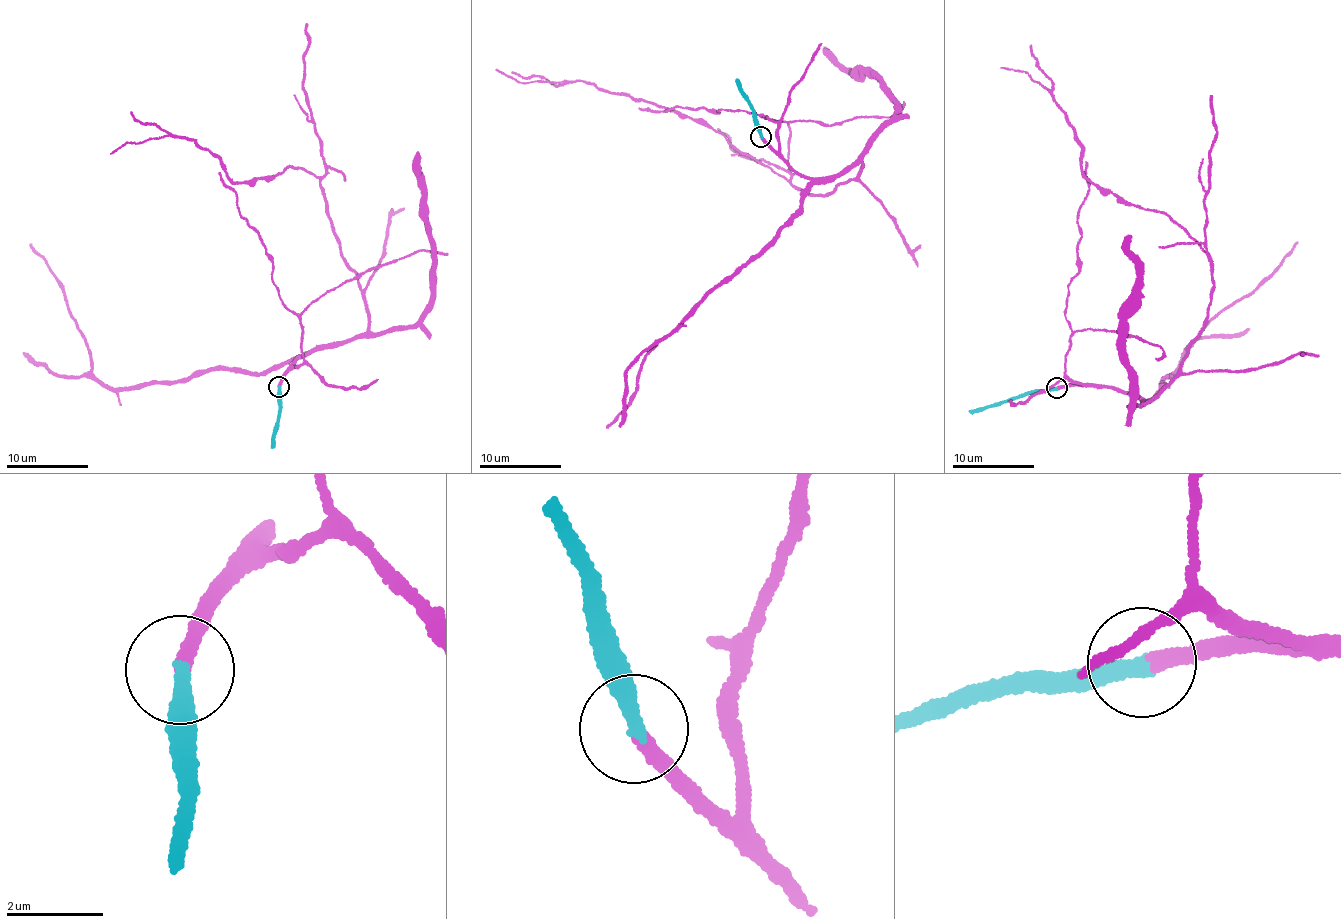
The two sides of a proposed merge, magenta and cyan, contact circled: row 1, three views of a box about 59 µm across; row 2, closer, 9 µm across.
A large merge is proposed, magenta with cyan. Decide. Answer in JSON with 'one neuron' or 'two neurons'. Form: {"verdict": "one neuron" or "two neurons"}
{"verdict": "one neuron"}

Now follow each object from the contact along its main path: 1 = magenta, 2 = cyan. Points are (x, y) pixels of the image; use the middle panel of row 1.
1: (760, 137), (806, 176), (862, 164), (830, 193), (806, 194), (653, 103), (496, 69)
2: (760, 137), (753, 107), (736, 79)

